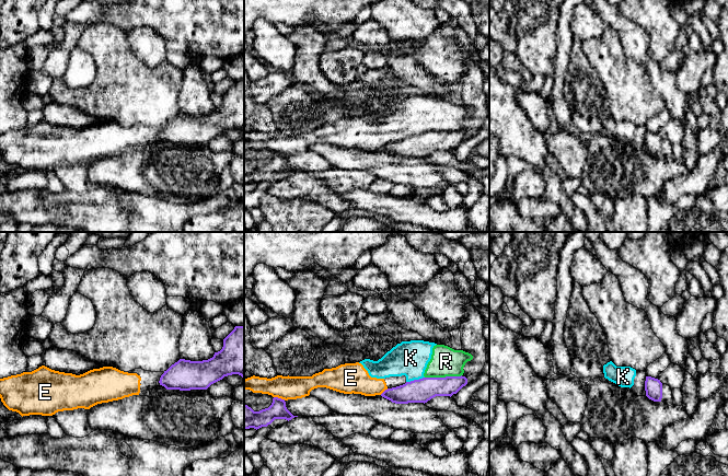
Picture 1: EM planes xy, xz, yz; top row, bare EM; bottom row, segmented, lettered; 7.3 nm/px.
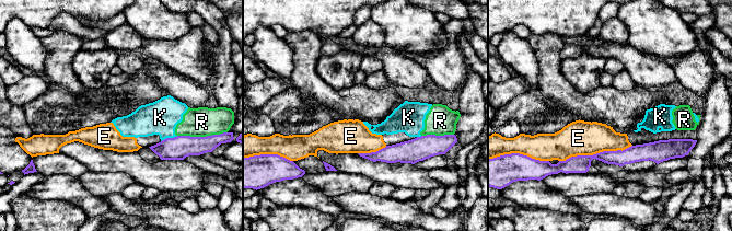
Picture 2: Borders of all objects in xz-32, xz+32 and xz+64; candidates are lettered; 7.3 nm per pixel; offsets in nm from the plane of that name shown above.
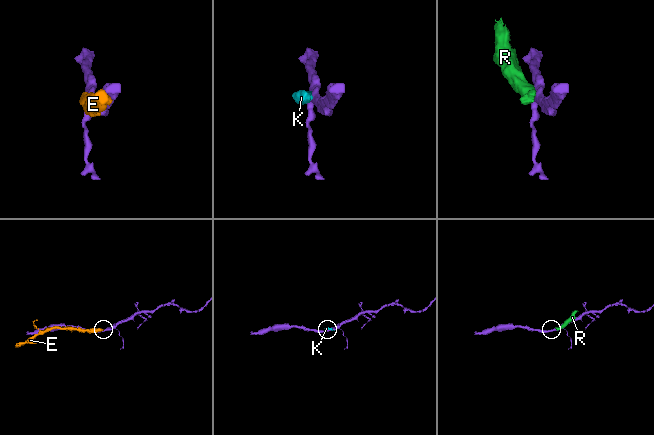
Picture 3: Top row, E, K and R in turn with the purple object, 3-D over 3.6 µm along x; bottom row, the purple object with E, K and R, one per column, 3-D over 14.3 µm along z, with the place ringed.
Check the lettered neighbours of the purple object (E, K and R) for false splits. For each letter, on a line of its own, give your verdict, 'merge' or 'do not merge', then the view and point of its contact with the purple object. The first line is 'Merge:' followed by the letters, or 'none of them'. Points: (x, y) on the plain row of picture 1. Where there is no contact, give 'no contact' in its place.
Merge: none of them
E: do not merge; contact xz (279, 153)
K: do not merge; contact xz (415, 135)
R: do not merge; contact xz (442, 132)

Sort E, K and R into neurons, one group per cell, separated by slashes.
E K R

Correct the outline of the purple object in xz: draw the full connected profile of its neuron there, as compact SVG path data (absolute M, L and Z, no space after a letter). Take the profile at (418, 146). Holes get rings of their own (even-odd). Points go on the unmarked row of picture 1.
M465 131L423 132L385 144L381 151L395 159L427 158L436 151L452 151L467 139Z

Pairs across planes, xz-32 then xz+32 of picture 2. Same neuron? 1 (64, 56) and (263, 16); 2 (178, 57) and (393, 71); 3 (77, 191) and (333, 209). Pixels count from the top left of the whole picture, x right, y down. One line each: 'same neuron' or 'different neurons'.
1: different neurons
2: different neurons
3: same neuron

